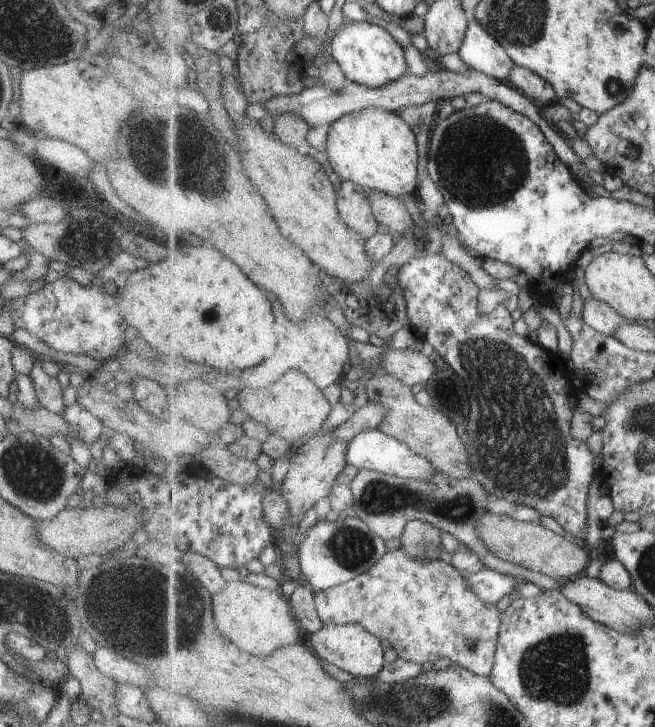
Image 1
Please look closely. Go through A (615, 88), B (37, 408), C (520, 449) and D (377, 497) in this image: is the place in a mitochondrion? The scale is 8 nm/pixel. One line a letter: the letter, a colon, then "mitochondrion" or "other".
A: mitochondrion
B: other
C: mitochondrion
D: mitochondrion

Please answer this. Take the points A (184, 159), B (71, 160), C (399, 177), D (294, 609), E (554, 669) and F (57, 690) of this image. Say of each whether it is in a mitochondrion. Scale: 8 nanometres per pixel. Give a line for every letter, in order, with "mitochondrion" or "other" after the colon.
A: mitochondrion
B: other
C: other
D: other
E: mitochondrion
F: other

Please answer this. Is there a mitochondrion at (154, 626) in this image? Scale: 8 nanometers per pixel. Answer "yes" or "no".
yes

